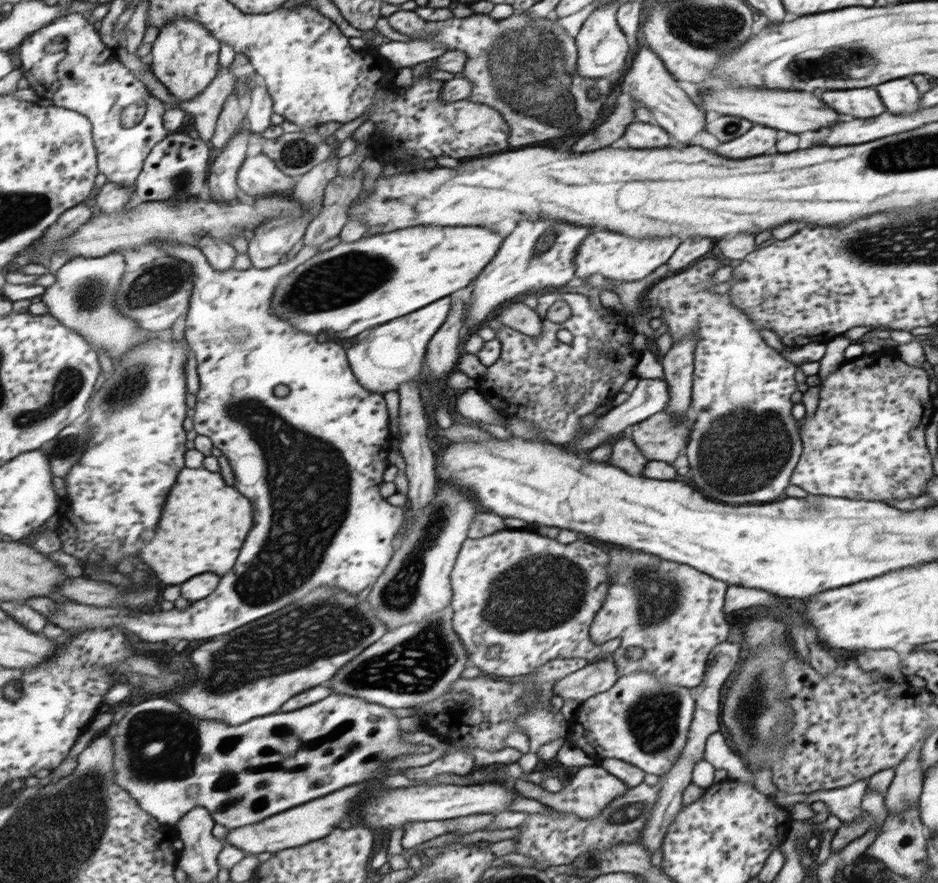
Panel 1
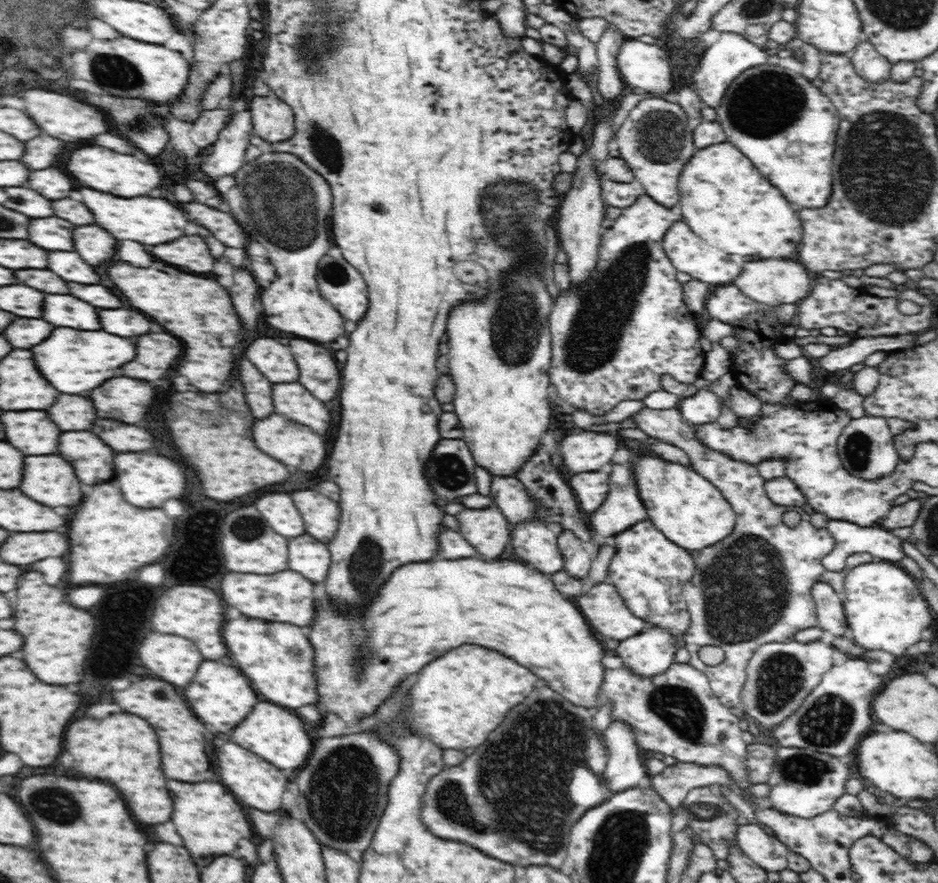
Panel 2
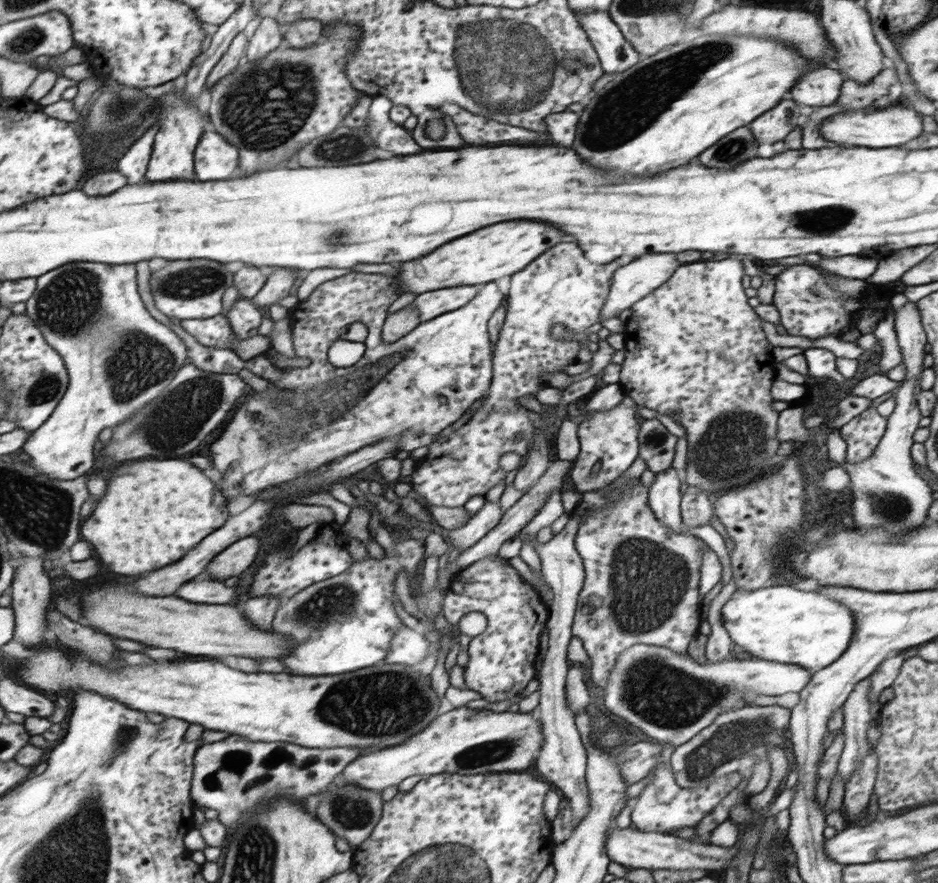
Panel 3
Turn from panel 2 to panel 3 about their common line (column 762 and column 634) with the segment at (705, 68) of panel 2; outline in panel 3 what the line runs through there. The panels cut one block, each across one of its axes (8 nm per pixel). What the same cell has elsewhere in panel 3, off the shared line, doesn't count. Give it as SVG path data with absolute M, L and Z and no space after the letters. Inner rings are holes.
M609 11L576 13L577 21L590 37L608 74L625 72L640 62L641 54L626 41L624 33L609 15Z

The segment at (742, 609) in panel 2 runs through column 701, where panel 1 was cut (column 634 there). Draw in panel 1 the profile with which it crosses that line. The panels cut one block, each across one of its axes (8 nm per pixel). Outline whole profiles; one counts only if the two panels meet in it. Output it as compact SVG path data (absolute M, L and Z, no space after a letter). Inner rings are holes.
M626 432L623 438L614 442L612 446L612 456L605 461L611 465L618 465L624 471L632 473L634 476L642 475L646 468L648 458L641 452L641 449L630 437L630 432ZM610 544L609 549L604 547L603 550L614 552L614 564L618 564L618 568L614 568L614 572L612 572L612 568L608 570L612 586L602 607L594 616L593 624L589 628L589 635L597 644L616 638L621 640L620 646L610 654L610 658L616 664L618 678L634 671L648 671L648 673L656 675L658 679L662 677L668 683L678 683L686 685L688 688L700 686L702 678L705 678L706 660L710 660L708 657L710 650L716 644L725 642L726 638L730 636L728 634L730 626L728 626L726 614L722 610L729 585L705 572L700 572L697 568L670 560L660 560L658 556L650 556L644 552L614 548ZM628 648L644 648L644 656L632 662L626 656Z

